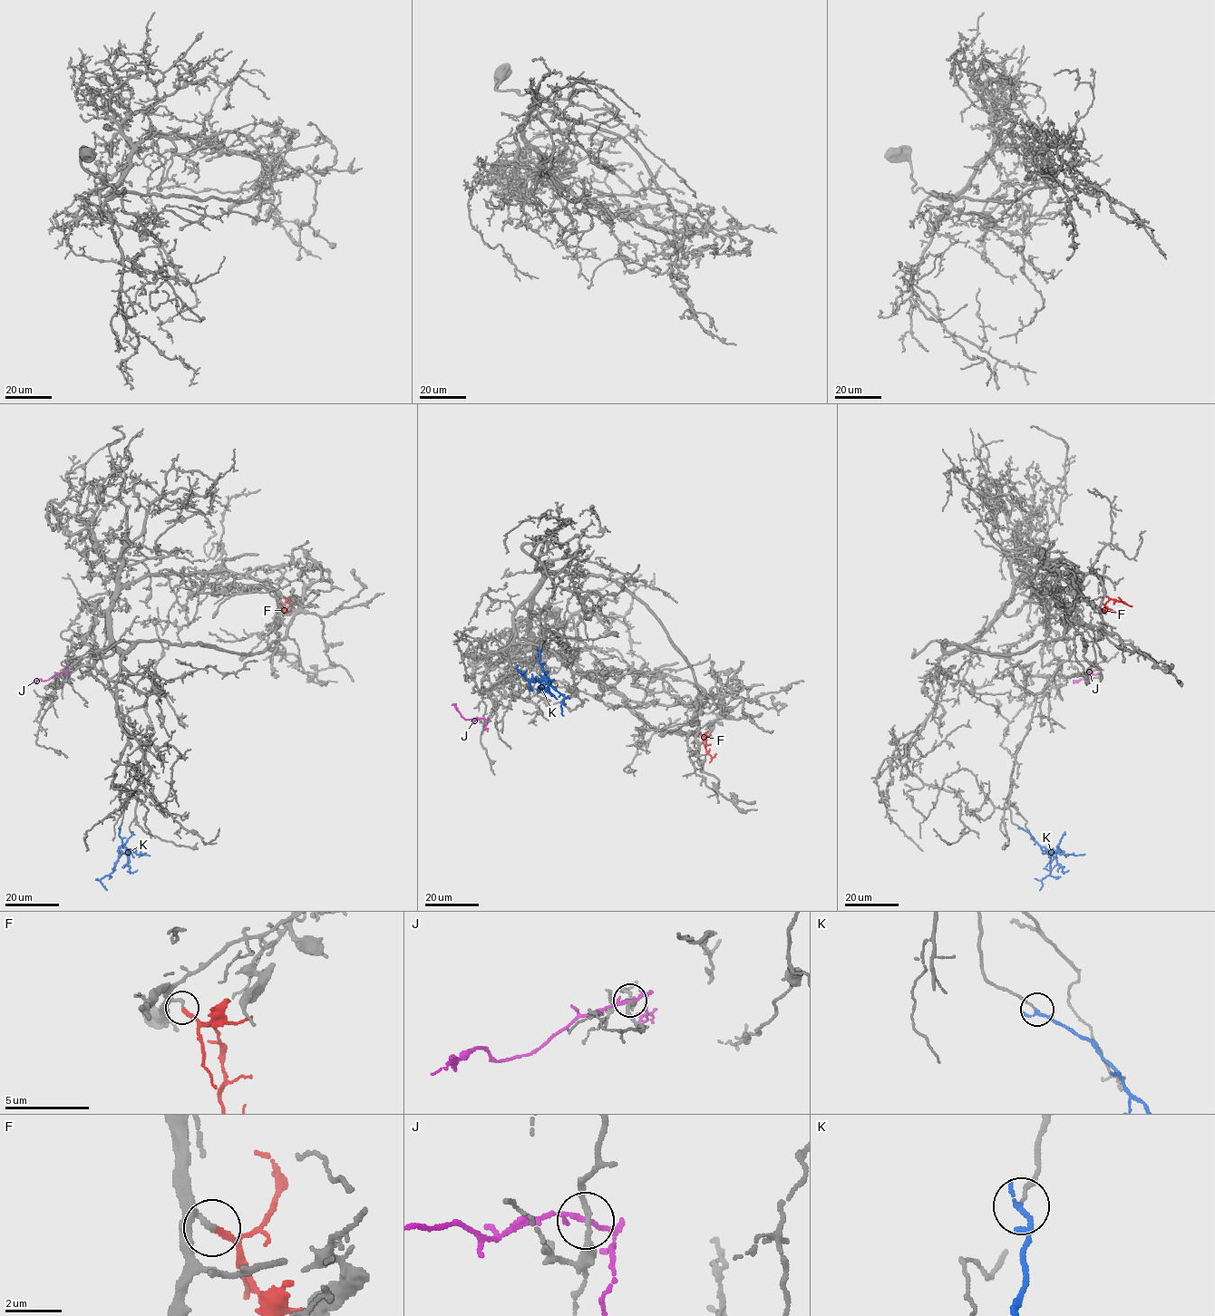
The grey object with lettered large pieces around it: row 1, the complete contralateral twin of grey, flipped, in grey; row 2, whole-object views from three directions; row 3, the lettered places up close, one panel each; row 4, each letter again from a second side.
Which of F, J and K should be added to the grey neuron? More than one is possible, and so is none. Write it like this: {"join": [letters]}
{"join": ["F"]}

